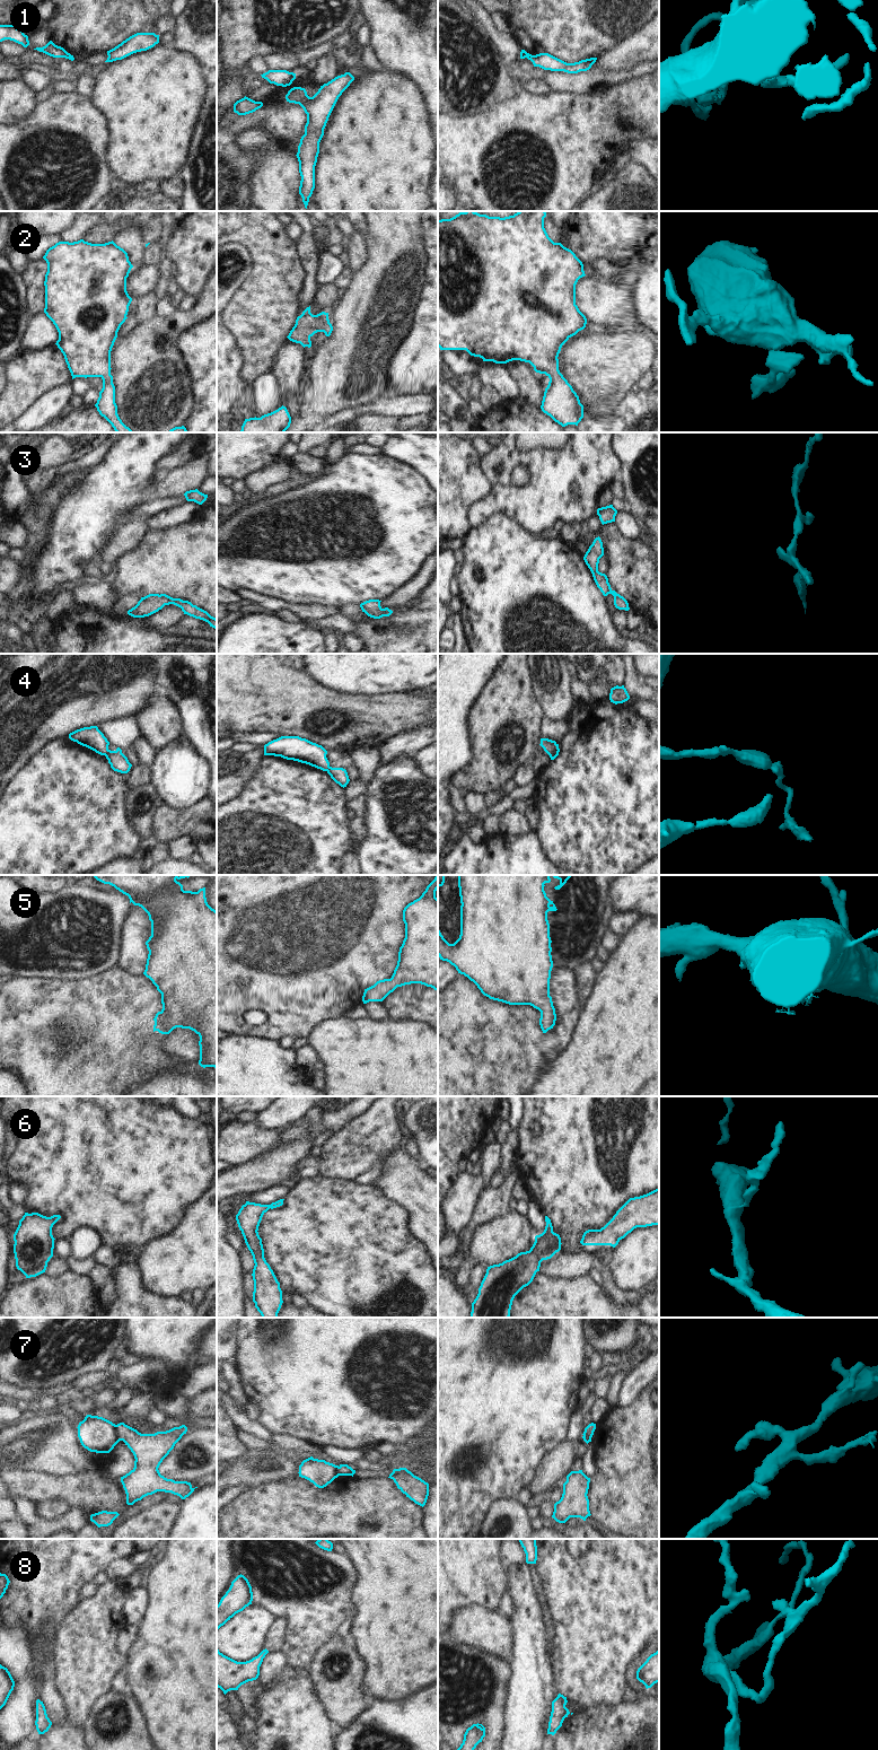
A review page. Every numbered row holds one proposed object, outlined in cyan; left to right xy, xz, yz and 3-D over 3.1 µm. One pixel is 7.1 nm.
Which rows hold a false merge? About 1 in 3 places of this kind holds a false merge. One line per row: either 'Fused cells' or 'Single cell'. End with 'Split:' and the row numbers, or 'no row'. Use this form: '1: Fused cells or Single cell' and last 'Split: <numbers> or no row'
1: Fused cells
2: Single cell
3: Single cell
4: Fused cells
5: Single cell
6: Single cell
7: Fused cells
8: Single cell
Split: 1, 4, 7.

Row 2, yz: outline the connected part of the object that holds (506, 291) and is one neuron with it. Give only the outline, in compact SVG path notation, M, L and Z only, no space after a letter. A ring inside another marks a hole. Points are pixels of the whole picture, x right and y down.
M465 211L459 212L455 217L450 219L441 219L438 220L438 347L440 350L466 350L471 356L480 357L483 359L483 361L493 361L495 364L507 364L512 360L520 360L525 362L529 362L536 373L545 374L548 378L548 385L545 388L543 401L541 409L544 413L550 415L555 422L561 425L562 427L565 427L568 425L576 425L581 421L583 418L583 405L580 403L579 396L573 391L572 386L568 383L568 380L563 377L563 375L559 370L559 353L561 351L562 345L573 335L576 335L579 331L583 330L587 324L586 316L579 310L578 306L576 305L576 285L578 280L582 277L585 277L583 271L583 264L582 262L576 256L576 254L564 247L561 243L554 243L547 235L545 228L544 228L544 218L546 217L545 211L518 211L513 216L500 218L500 217L489 217L486 215L480 215L475 211Z

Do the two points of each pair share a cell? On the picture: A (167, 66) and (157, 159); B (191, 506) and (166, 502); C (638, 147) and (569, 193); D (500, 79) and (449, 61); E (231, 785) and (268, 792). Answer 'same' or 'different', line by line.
A: same
B: different
C: different
D: same
E: different

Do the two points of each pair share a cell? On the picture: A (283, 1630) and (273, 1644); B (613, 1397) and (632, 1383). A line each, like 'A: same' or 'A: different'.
A: same
B: different

